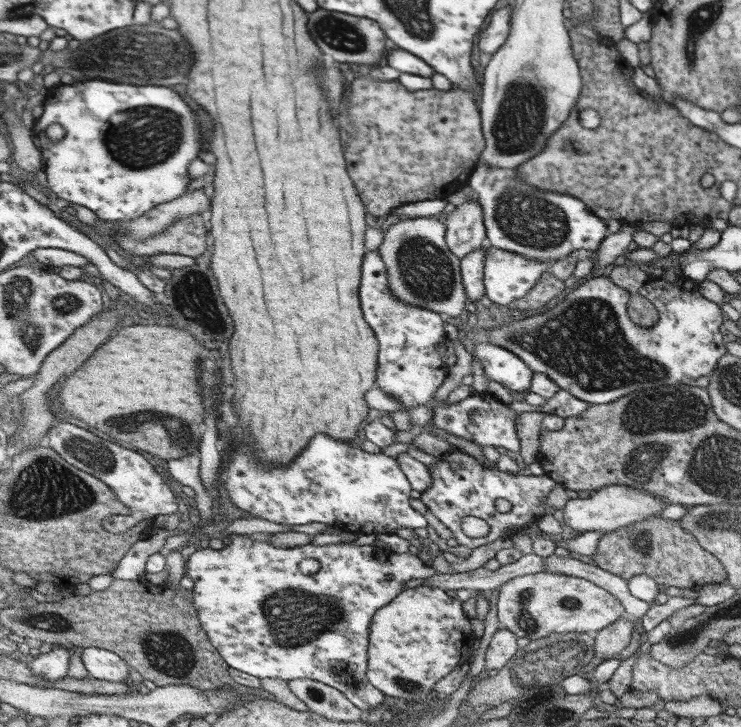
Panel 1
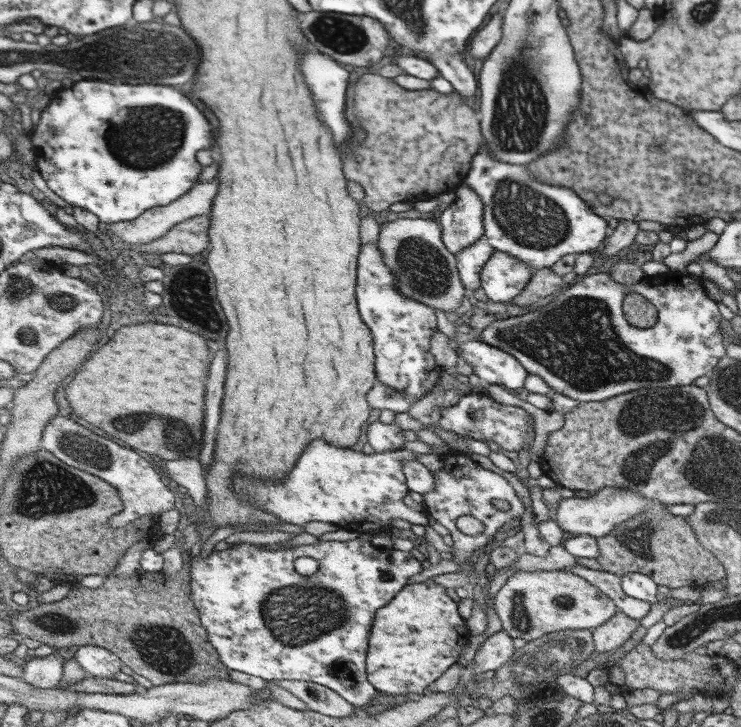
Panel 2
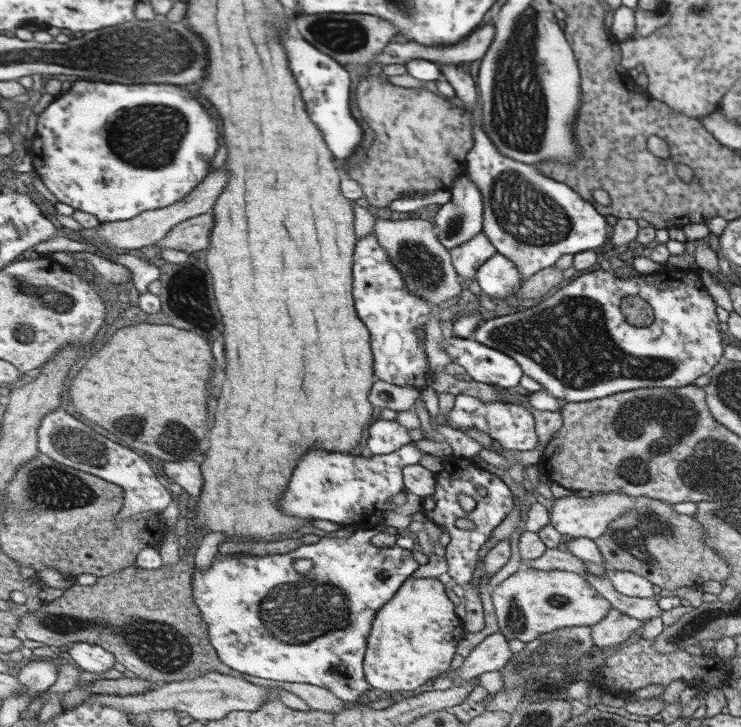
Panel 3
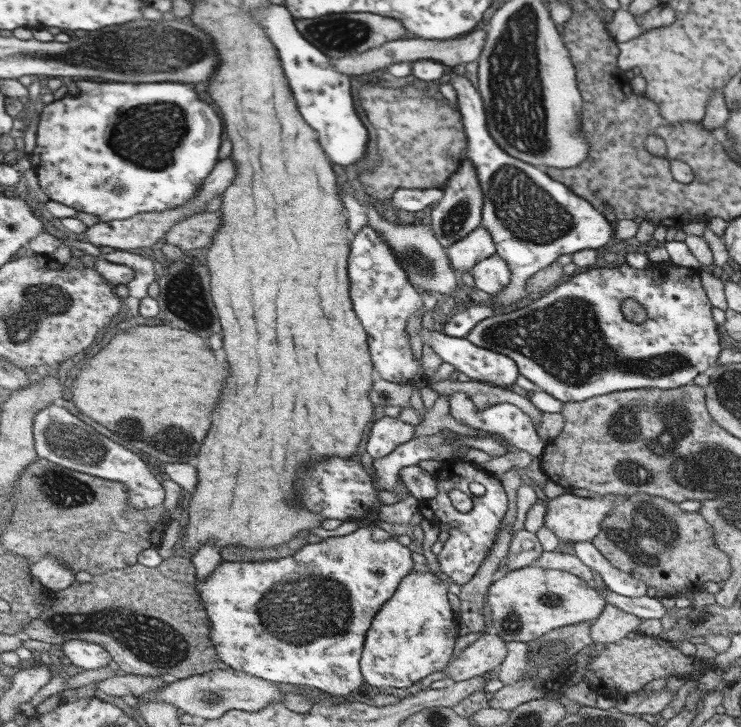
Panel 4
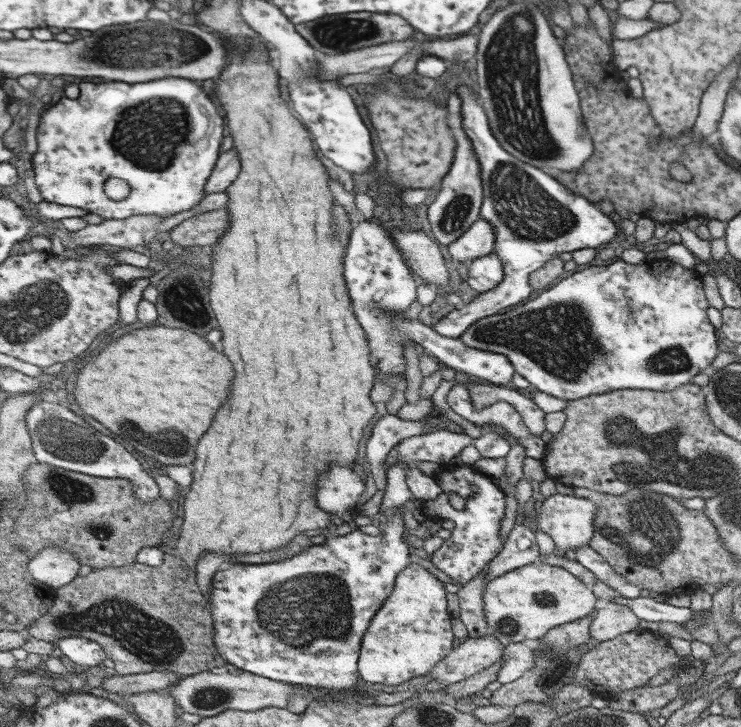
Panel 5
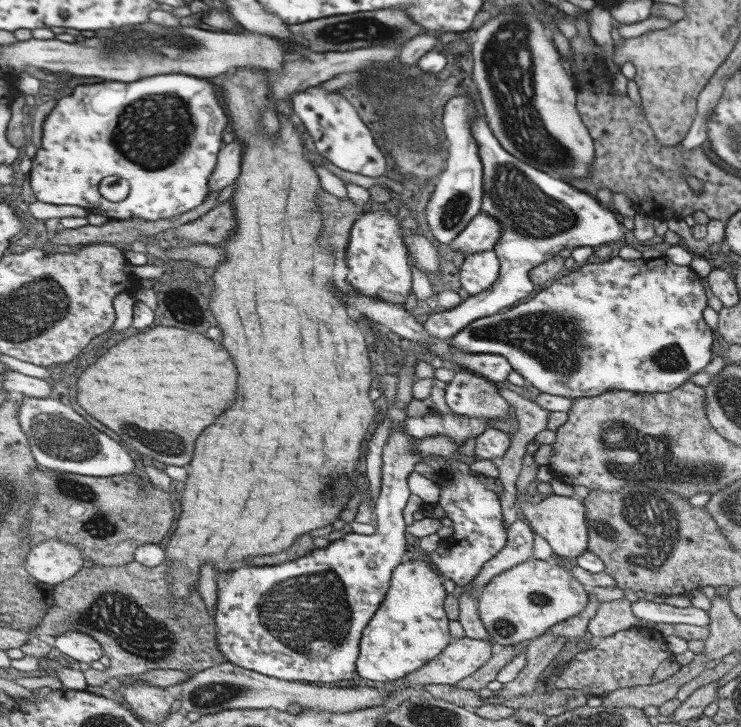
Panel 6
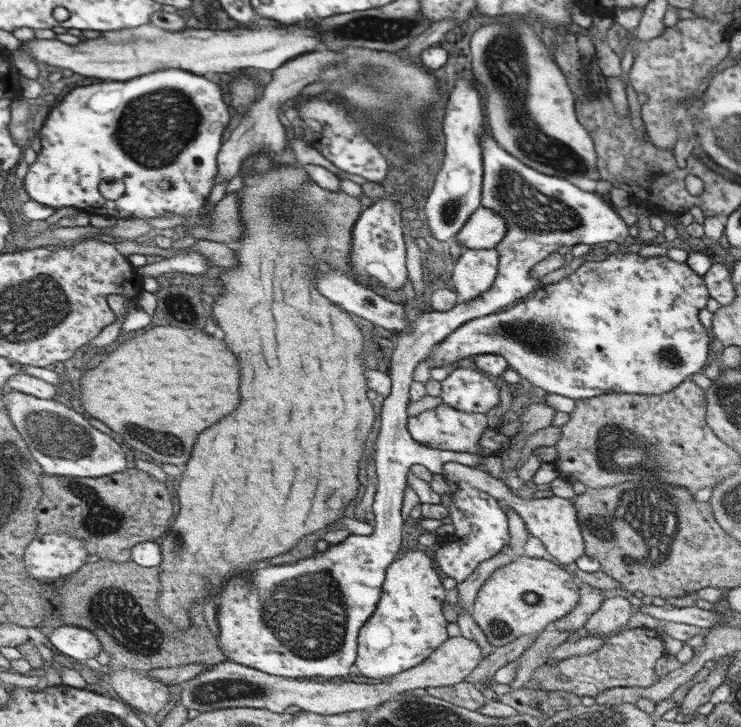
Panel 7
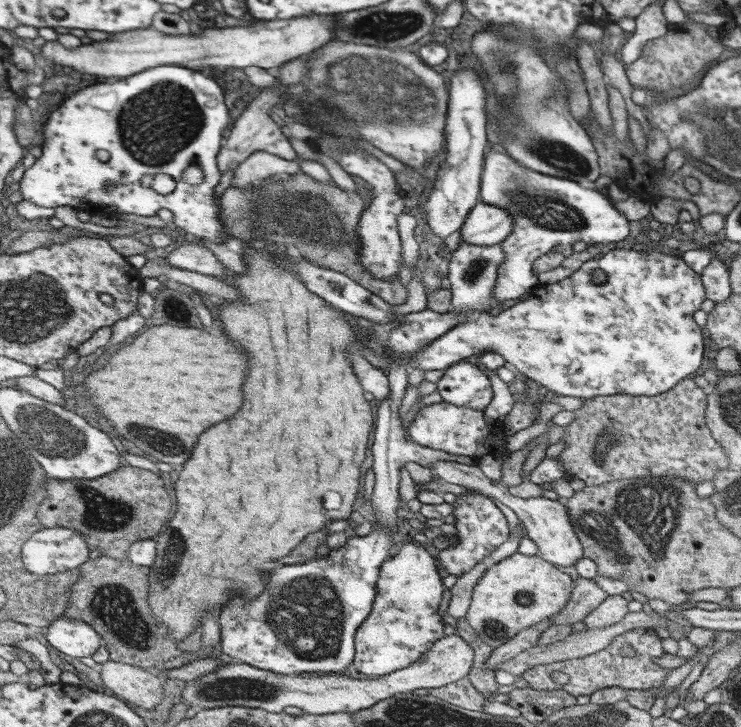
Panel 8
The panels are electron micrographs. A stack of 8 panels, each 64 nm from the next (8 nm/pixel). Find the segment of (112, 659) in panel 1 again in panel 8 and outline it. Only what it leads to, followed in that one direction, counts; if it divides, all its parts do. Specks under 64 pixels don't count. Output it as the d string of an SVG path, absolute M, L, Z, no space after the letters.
M60 617L46 630L48 644L71 657L91 657L104 644L97 628L84 620Z

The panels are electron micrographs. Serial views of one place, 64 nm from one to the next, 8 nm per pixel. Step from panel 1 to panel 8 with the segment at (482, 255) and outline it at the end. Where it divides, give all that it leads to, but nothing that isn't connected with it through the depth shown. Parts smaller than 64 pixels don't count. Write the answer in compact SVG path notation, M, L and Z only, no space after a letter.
M478 202L466 217L461 241L480 246L501 243L512 232L514 223L514 217L506 210Z

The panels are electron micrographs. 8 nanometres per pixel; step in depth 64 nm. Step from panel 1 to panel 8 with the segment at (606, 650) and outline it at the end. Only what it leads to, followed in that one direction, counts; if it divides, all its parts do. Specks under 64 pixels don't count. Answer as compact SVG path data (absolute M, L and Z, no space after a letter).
M608 596L593 612L590 612L583 623L587 629L607 628L624 619L628 610L628 596Z

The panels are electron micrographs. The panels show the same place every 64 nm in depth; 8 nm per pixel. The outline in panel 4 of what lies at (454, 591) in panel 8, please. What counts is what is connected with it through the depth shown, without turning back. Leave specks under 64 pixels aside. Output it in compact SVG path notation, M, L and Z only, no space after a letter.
M524 528L518 530L509 544L507 556L499 563L496 574L505 570L514 571L533 565L543 554L543 549L535 533Z

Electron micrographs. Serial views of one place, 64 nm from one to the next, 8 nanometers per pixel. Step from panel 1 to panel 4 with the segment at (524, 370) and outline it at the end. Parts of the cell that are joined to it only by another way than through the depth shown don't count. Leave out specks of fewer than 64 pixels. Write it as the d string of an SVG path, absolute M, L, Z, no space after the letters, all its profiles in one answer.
M422 327L418 330L424 345L427 345L434 353L440 354L444 362L452 364L459 372L464 372L471 380L482 381L499 387L509 387L518 380L520 372L517 363L509 355L498 354L497 351L488 351L485 347L474 346L466 337L458 338L446 335L432 329Z

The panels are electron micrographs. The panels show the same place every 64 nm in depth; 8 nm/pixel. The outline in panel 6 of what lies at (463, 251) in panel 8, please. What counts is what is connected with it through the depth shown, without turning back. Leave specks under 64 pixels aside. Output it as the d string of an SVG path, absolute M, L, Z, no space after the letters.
M494 249L465 255L464 263L457 270L463 296L474 296L492 288L501 276L501 262Z

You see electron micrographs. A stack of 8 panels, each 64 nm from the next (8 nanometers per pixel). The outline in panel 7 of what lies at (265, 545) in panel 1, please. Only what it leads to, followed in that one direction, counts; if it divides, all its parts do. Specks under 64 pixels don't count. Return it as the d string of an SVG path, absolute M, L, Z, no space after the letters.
M488 135L482 140L482 152L482 206L498 212L509 226L495 248L501 254L499 275L492 288L481 297L456 304L446 312L427 309L410 323L410 329L398 331L393 338L386 340L394 350L389 374L392 392L378 401L379 426L376 428L376 451L372 452L378 476L372 504L376 521L372 536L351 534L348 540L358 537L360 542L346 544L343 541L336 546L330 545L326 552L317 552L311 558L258 570L258 578L252 578L252 582L238 578L238 582L226 590L222 608L218 608L221 627L219 642L230 660L288 678L330 680L350 672L356 660L358 630L374 613L381 598L386 568L398 560L398 548L402 548L400 510L410 467L424 465L432 473L441 473L442 465L447 462L459 462L471 467L483 462L483 454L480 453L433 449L413 439L408 429L406 408L410 402L409 390L414 380L414 369L460 325L494 314L504 308L504 304L512 304L530 294L534 288L540 288L541 282L530 284L528 272L560 246L572 248L578 243L624 242L630 234L626 222L598 194L584 192L570 184L569 179L542 174L521 160L518 162Z

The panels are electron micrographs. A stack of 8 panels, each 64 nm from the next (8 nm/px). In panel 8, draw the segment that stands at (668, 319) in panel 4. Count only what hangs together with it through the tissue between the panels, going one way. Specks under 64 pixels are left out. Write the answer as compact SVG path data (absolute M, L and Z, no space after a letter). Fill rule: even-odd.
M610 250L608 254L599 259L584 262L576 272L573 272L568 278L560 282L545 284L541 286L541 292L532 294L526 299L514 304L505 310L498 309L495 312L479 313L476 317L470 318L468 322L462 325L456 325L450 332L444 333L438 340L429 343L424 350L410 355L408 361L409 370L420 368L420 370L445 370L450 365L460 362L462 359L469 360L484 353L498 353L516 367L520 380L532 379L536 381L543 389L554 391L558 395L593 399L594 397L604 397L610 395L626 394L632 396L656 396L662 393L668 393L674 385L680 384L686 379L686 376L694 374L700 364L702 364L702 352L704 352L704 338L700 326L694 322L694 312L700 310L700 304L706 298L705 286L700 282L700 273L694 272L681 257L674 254L667 255L660 251L635 251L635 250ZM600 268L606 274L606 281L602 284L596 284L592 281L592 271Z

